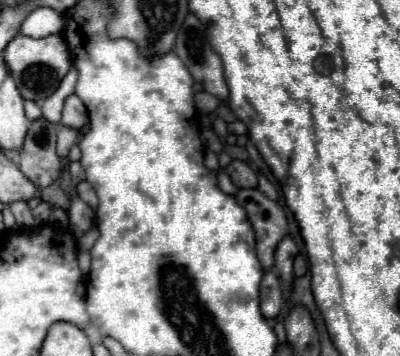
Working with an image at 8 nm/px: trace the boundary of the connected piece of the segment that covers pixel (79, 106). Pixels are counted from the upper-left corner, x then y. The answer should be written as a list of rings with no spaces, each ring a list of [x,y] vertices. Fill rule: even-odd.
[[[76,94],[70,96],[70,98],[66,100],[66,104],[64,104],[62,122],[60,122],[60,124],[66,126],[66,128],[82,130],[84,124],[86,124],[86,118],[88,118],[88,114],[86,114],[86,108],[84,108],[82,100],[80,100]]]

